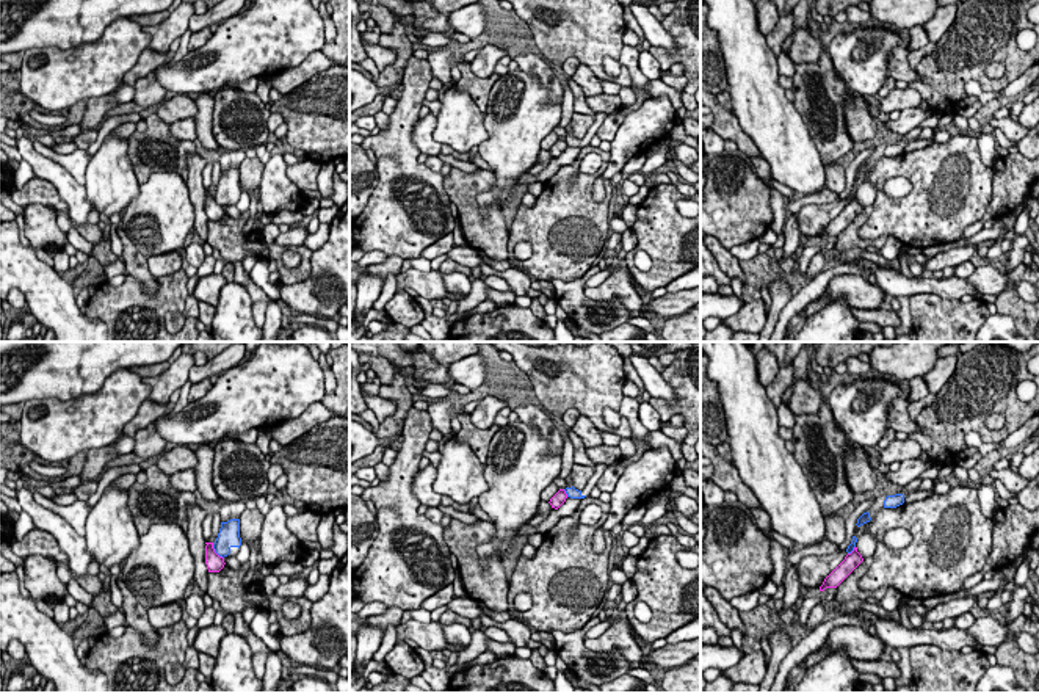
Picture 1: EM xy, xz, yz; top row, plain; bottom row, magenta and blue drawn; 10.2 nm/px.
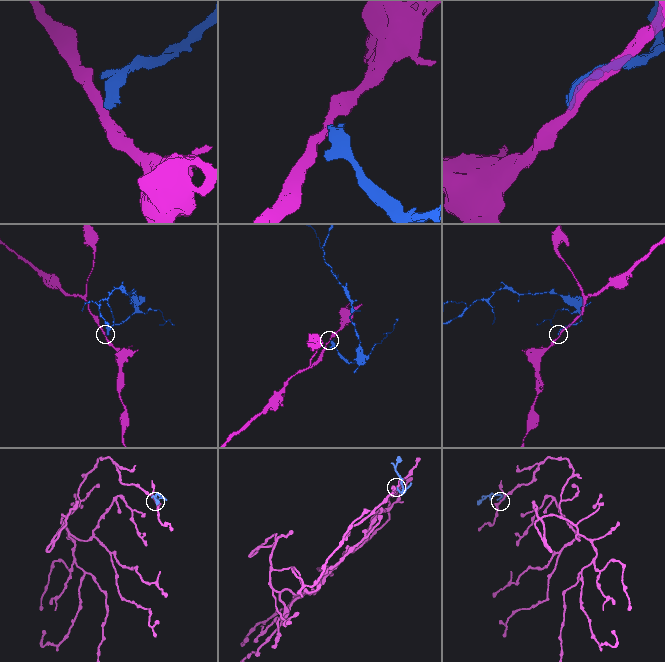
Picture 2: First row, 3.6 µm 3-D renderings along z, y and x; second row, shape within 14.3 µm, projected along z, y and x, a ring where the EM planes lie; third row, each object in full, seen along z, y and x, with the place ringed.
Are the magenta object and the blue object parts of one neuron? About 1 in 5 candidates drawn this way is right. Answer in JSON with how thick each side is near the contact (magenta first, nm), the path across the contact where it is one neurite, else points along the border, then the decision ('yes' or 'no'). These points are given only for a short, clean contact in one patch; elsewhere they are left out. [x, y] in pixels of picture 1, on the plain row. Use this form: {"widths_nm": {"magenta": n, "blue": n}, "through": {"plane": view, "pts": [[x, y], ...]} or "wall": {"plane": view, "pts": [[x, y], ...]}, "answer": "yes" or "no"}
{"widths_nm": {"magenta": 180, "blue": 220}, "wall": {"plane": "xy", "pts": [[212, 193], [223, 207]]}, "answer": "no"}

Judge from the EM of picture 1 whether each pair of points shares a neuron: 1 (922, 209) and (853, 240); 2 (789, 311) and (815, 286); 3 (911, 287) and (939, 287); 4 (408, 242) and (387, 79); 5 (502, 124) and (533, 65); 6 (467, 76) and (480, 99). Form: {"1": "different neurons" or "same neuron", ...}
{"1": "different neurons", "2": "same neuron", "3": "same neuron", "4": "different neurons", "5": "different neurons", "6": "same neuron"}

